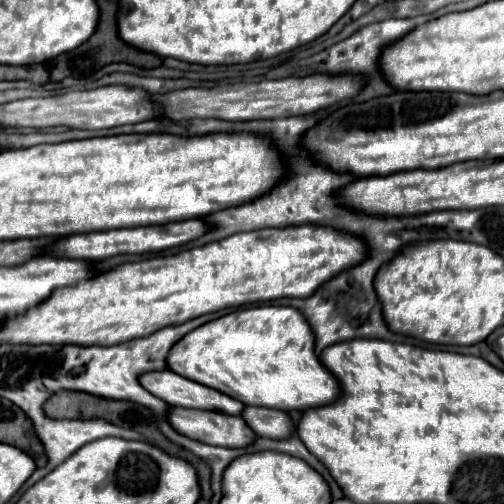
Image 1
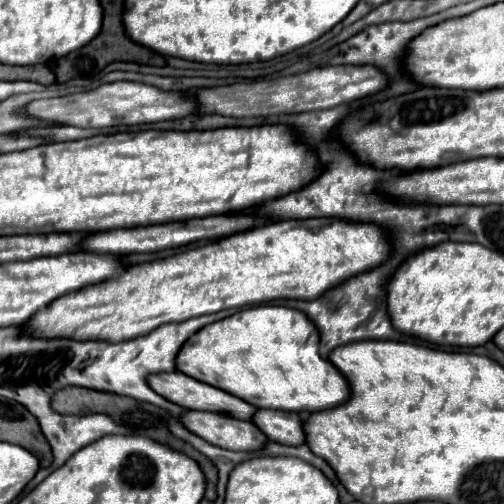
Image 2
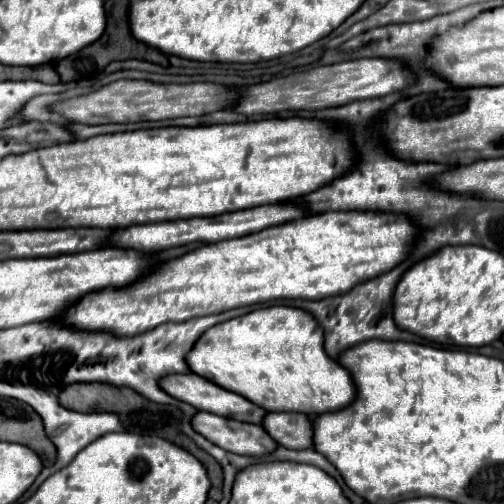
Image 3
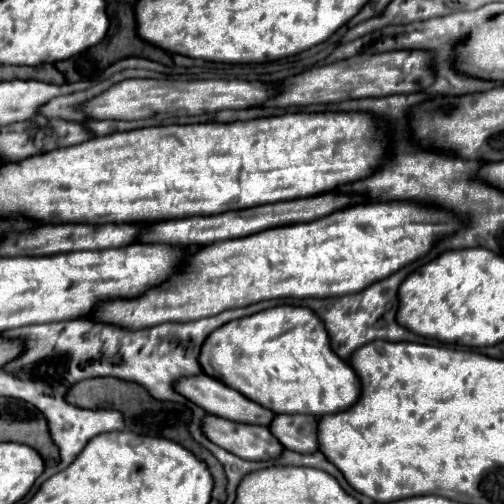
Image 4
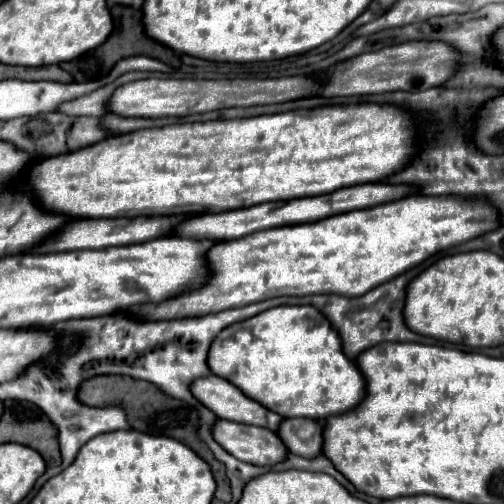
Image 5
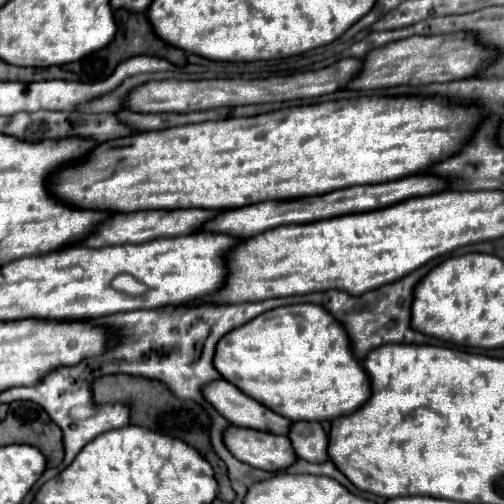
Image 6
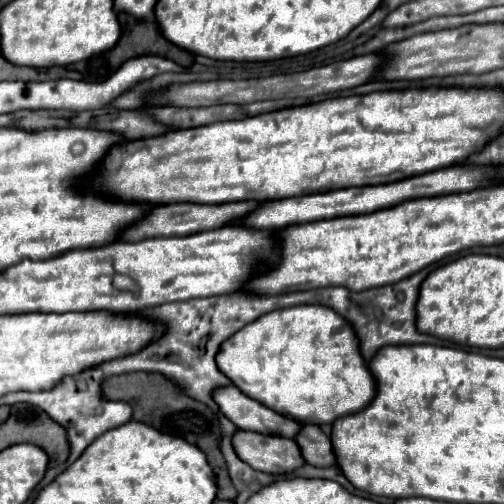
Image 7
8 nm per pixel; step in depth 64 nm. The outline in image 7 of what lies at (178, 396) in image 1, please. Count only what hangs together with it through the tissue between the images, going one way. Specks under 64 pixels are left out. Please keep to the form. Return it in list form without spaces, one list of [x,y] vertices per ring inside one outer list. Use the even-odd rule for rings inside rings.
[[[220,386],[212,392],[214,402],[220,406],[222,414],[236,424],[240,430],[252,430],[260,434],[274,434],[274,432],[298,432],[300,424],[272,412],[264,404],[244,396],[236,386]]]

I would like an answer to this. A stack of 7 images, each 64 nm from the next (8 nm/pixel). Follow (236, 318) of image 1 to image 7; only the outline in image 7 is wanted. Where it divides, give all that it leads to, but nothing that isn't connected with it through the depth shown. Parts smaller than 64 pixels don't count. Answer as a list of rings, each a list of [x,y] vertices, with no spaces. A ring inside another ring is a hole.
[[[320,304],[272,310],[246,324],[220,346],[216,364],[246,396],[298,424],[332,424],[340,416],[364,410],[376,392],[352,326]]]

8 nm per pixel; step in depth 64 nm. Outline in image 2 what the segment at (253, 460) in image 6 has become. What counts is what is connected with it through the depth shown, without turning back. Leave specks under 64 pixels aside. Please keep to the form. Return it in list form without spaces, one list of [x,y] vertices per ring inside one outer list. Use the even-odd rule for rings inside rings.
[[[186,410],[178,416],[178,420],[188,428],[192,434],[204,438],[206,442],[232,448],[232,450],[258,450],[266,444],[266,436],[246,420],[238,420],[232,416],[216,414],[216,412],[200,412],[200,410]]]

